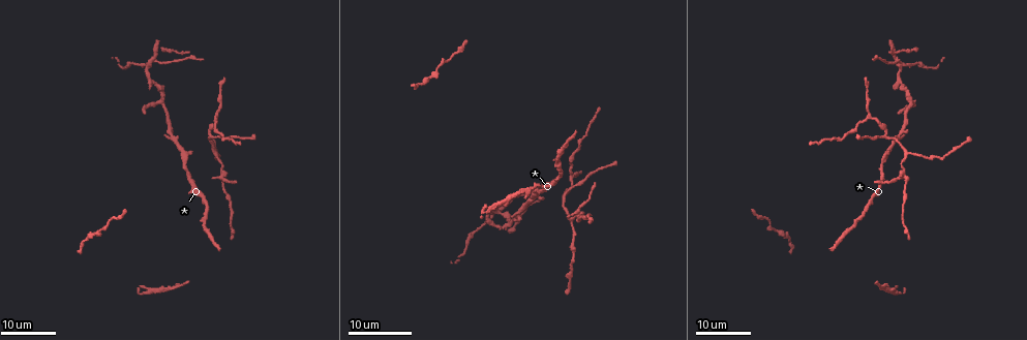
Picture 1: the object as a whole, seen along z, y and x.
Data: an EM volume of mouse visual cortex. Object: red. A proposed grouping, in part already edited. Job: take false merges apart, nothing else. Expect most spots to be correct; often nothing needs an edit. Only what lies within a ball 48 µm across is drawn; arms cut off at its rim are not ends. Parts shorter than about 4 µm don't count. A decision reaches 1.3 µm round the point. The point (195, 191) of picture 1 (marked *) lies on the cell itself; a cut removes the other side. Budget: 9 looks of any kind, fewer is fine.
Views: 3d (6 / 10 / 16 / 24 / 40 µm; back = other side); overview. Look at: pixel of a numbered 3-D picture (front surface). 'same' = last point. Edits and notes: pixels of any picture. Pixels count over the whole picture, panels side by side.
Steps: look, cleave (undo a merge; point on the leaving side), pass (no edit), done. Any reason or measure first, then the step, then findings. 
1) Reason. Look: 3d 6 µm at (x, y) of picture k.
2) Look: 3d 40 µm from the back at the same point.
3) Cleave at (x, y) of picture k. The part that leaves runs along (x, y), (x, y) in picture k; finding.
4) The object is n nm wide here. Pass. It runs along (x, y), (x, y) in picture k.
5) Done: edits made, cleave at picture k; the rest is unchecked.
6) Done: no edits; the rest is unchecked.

Branch point. Look: 3d 24 µm at (902, 173) of picture 1.

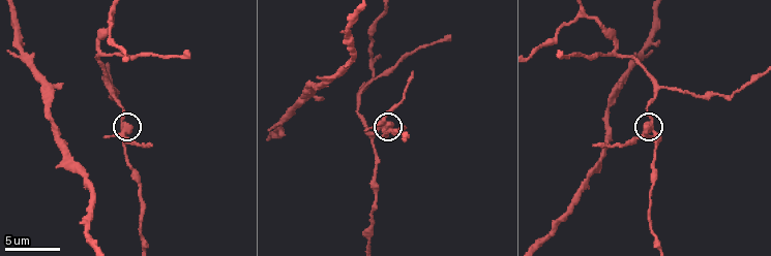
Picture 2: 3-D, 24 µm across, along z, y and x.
Zoom in. Look: 3d 6 µm at (386, 127) of picture 2.

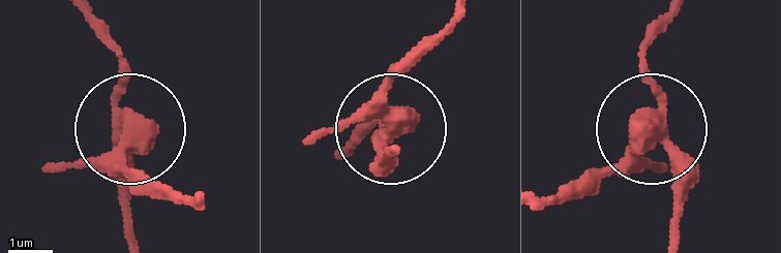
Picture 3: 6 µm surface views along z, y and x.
3 arms meet here. Cleave at (119, 170) of picture 3. The part that leaves runs along (127, 127), (127, 164), (190, 200) in picture 3; a second cell is stuck on.

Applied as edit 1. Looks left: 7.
Look: overview.

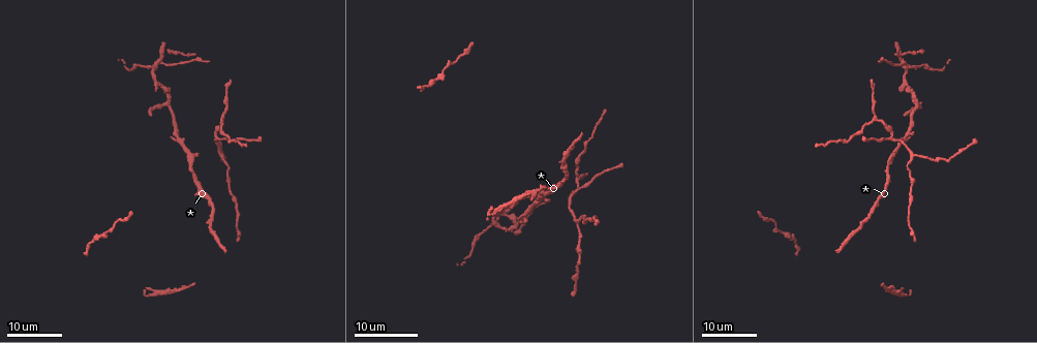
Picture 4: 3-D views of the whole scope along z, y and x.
A fork. Look: 3d 16 µm at (499, 217) of picture 4.

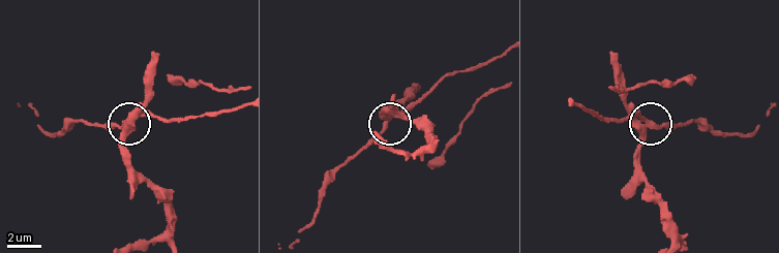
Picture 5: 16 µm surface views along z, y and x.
Zoom in. Look: 3d 6 µm at (650, 122) of picture 5.

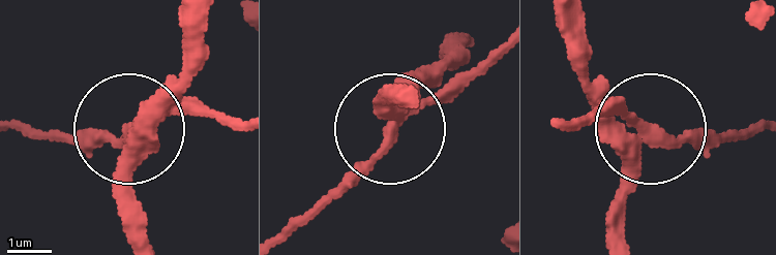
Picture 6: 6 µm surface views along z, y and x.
3 arms meet here. Pass. It runs along (406, 98), (387, 109), (376, 154), (312, 217) in picture 6; continuous, no second cell.

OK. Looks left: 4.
A fork. Look: 3d 10 µm at (97, 48) of picture 2.

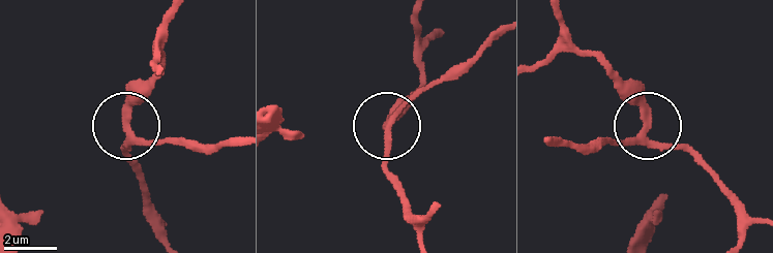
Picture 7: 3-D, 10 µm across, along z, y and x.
3 arms meet here. Pass. All the same cell.

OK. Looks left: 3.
Three-way junction. Look: 3d 10 µm at (579, 16) of picture 2.

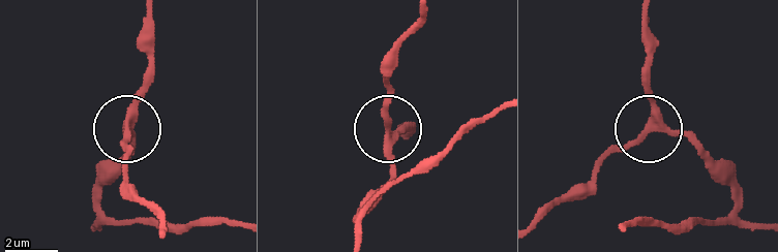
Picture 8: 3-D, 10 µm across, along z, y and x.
3 arms meet here. Pass. One cell here.

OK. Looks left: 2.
Done: edits made, cleave at picture 3; the rest is unchecked.

